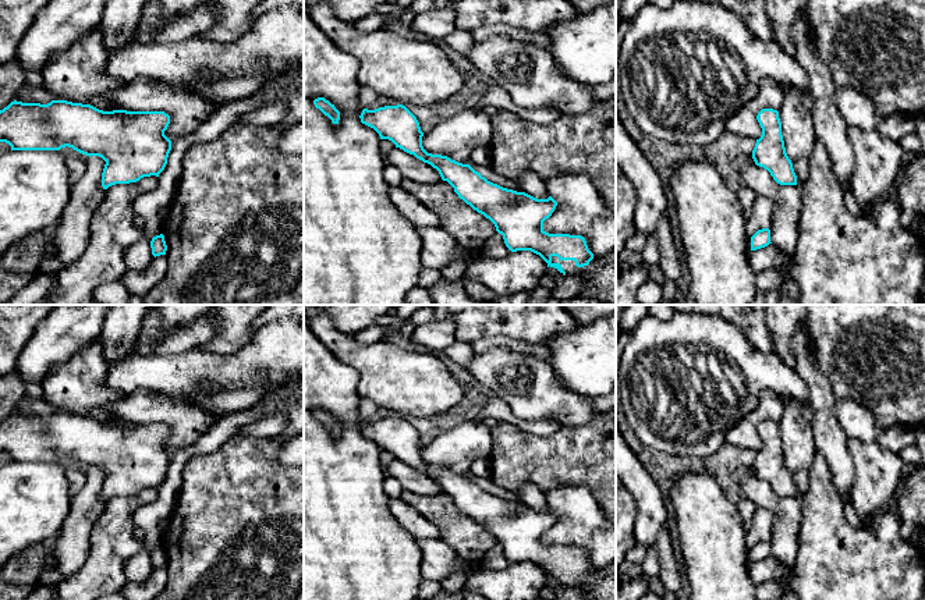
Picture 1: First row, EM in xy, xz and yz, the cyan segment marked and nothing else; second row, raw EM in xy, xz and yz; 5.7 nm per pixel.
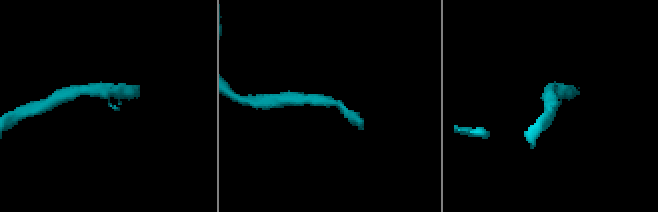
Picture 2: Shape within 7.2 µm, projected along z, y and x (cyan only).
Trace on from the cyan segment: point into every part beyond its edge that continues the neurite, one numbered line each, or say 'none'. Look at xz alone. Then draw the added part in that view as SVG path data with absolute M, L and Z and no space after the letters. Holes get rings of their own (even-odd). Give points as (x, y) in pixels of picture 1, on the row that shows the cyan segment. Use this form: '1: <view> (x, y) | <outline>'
none

